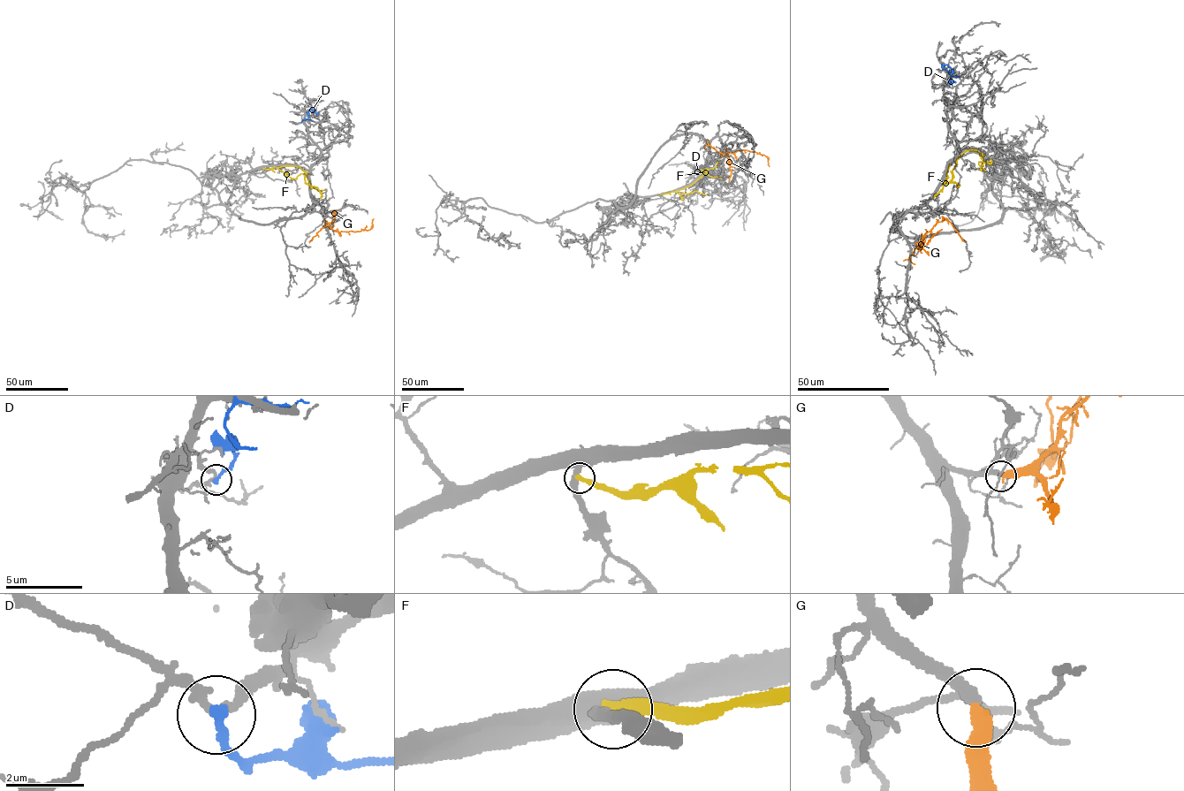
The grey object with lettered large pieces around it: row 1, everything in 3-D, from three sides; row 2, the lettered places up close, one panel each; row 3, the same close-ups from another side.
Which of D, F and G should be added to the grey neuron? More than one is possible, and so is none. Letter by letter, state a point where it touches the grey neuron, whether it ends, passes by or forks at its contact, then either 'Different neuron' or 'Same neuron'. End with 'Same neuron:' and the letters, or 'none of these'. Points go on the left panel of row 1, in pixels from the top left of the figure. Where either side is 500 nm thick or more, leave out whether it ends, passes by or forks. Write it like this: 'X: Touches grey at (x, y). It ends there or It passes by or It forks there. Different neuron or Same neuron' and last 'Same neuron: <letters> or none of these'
D: Touches grey at (301, 122). It ends there. Different neuron
F: Touches grey at (262, 168). It ends there. Different neuron
G: Touches grey at (330, 228). It ends there. Same neuron
Same neuron: G

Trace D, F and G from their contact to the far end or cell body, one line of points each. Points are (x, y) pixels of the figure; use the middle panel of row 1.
D: (697, 171), (703, 173), (708, 167), (713, 171)
F: (659, 194), (688, 186), (706, 173), (706, 170), (715, 167), (716, 161)
G: (725, 148), (730, 153), (745, 149), (763, 155), (769, 158), (769, 166)

